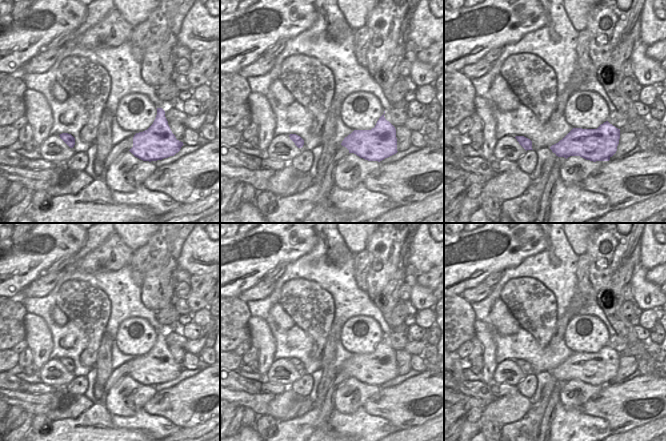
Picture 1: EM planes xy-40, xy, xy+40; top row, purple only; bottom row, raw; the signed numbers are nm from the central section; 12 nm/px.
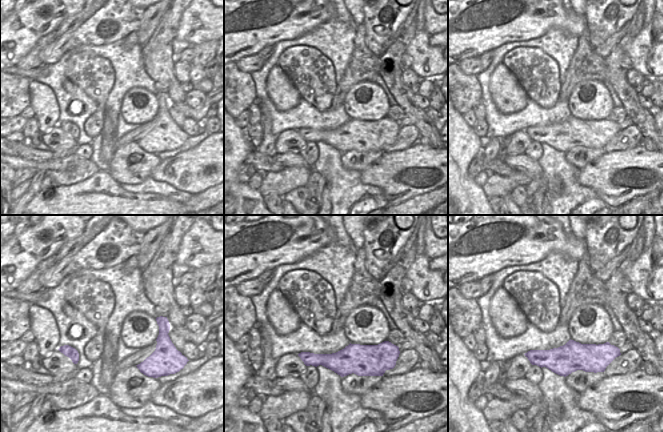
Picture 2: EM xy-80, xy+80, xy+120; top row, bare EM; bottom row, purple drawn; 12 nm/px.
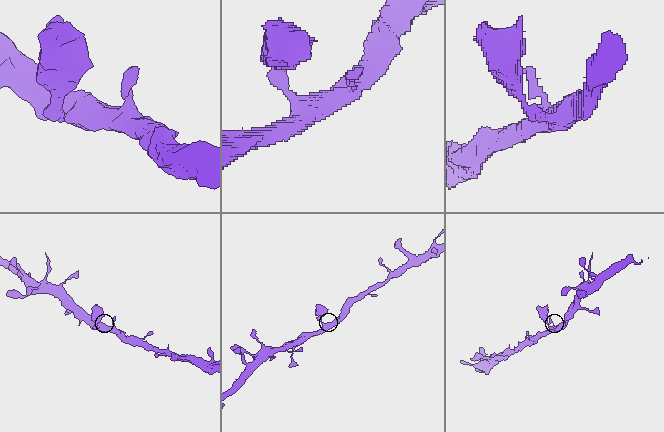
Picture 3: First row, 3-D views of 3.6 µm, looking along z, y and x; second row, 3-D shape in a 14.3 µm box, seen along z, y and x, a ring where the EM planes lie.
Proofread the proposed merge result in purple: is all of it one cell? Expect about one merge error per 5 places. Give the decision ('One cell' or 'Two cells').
One cell.

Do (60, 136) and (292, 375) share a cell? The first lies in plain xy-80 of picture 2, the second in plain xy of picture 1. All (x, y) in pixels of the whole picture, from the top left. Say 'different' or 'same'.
same

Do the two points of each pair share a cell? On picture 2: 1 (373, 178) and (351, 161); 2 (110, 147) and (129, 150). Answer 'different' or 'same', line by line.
1: different
2: different

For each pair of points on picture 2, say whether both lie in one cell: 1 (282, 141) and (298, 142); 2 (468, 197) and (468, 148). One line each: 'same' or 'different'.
1: same
2: same

